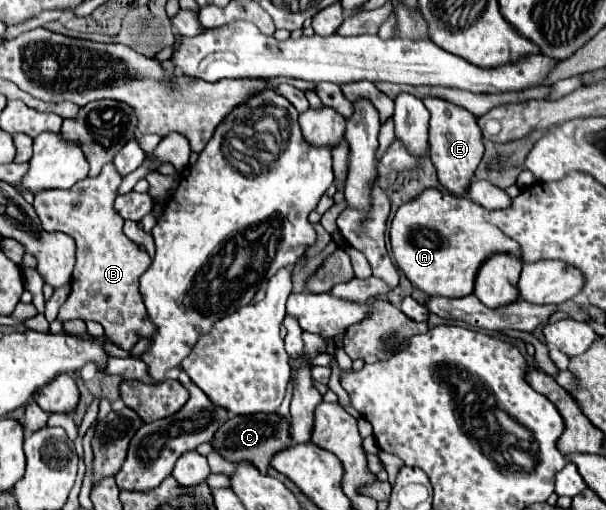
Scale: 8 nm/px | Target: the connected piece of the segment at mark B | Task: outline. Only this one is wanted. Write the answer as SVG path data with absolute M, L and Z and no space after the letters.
M107 163L97 177L87 177L67 191L39 191L35 195L35 209L47 231L63 231L77 243L77 265L71 277L71 293L61 305L59 321L97 321L105 329L105 337L117 347L131 351L143 337L155 335L155 325L147 315L147 307L139 293L139 277L149 267L147 251L139 249L123 233L123 217L115 211L113 203L123 177Z

